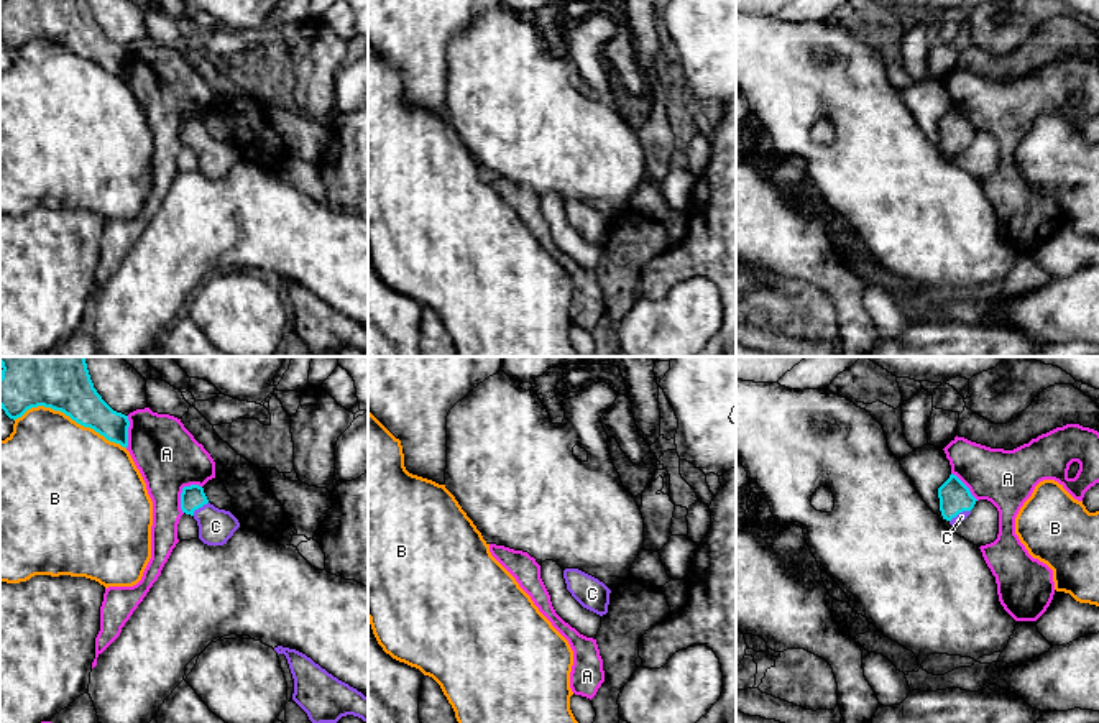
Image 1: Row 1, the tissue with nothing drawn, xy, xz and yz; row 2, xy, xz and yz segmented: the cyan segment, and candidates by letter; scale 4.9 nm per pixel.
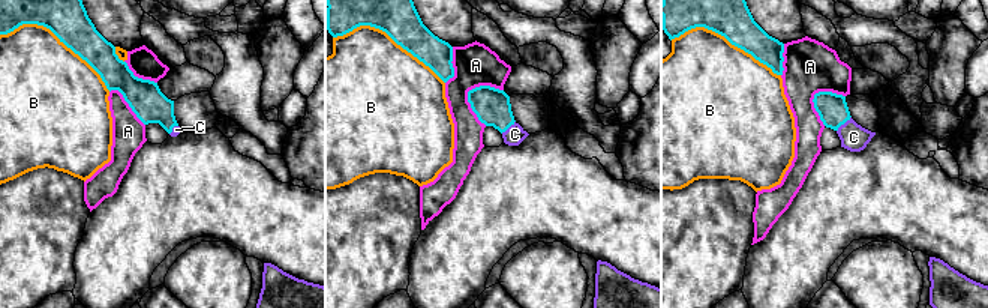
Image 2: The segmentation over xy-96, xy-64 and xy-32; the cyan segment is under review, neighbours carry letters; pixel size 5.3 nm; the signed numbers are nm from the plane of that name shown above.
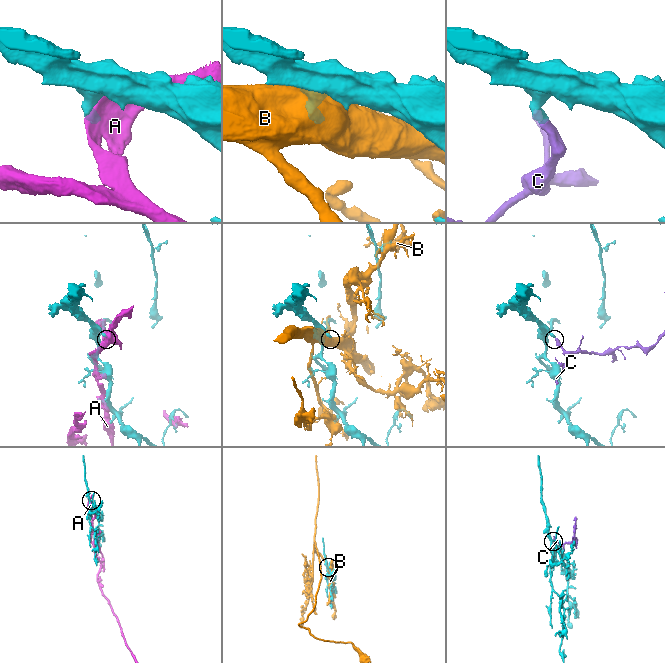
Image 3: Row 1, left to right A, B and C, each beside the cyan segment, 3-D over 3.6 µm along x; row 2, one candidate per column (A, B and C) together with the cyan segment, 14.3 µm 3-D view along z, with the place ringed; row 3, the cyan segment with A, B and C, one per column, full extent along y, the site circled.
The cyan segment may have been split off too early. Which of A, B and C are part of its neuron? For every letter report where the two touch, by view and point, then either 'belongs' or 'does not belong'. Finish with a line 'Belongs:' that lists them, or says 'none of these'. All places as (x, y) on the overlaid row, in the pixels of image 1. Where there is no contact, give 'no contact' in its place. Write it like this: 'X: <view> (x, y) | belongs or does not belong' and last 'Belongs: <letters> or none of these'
A: xy (183, 492) | does not belong
B: xy (69, 416) | does not belong
C: xy (199, 506) | belongs
Belongs: C

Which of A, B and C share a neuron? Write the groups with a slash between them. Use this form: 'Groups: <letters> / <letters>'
Groups: A / B / C

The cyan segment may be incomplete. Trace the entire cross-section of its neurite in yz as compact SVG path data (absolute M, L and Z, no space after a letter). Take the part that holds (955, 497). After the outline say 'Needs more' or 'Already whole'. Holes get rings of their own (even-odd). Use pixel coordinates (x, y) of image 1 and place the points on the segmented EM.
M956 477L950 478L938 488L940 511L943 519L951 526L964 521L976 504L976 498L971 495L969 488Z. Needs more

